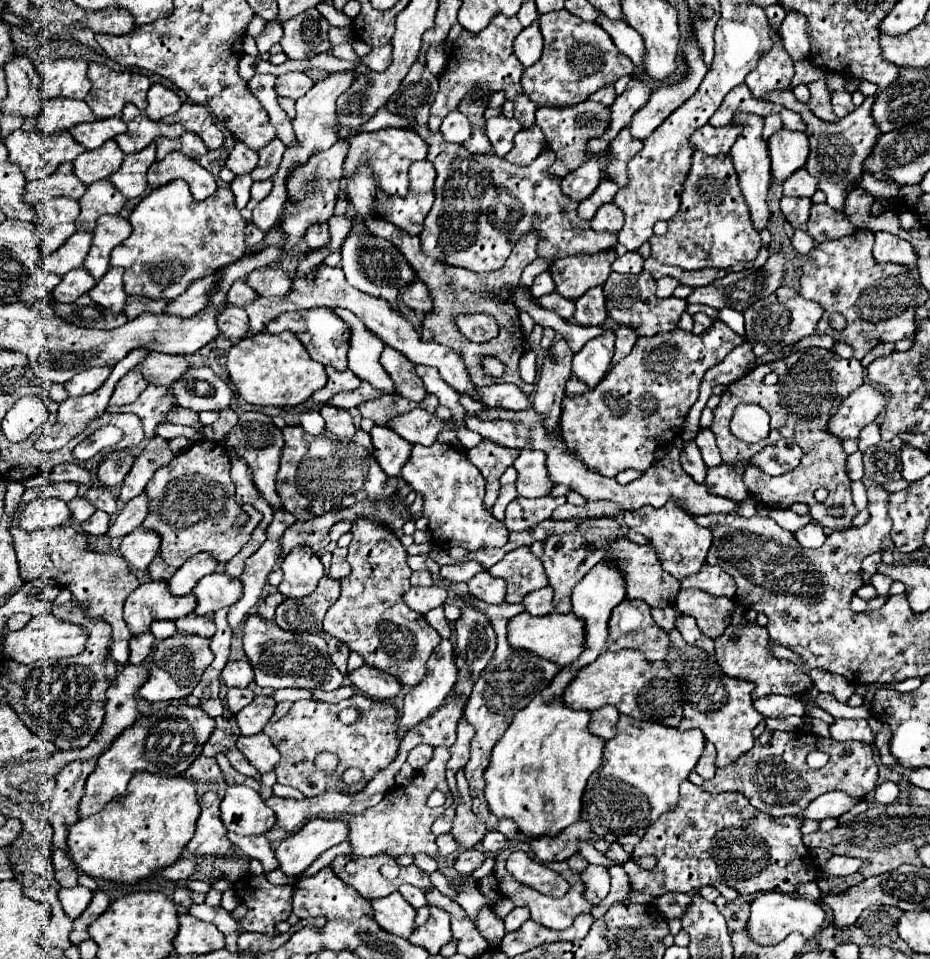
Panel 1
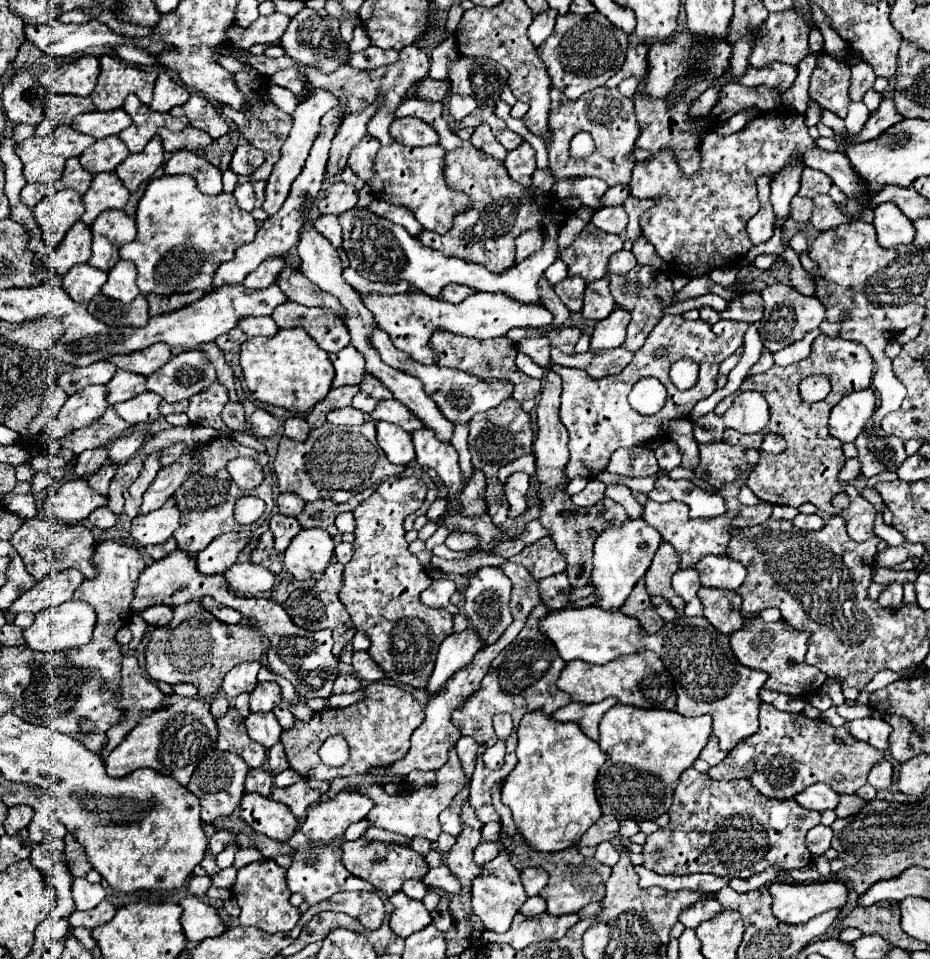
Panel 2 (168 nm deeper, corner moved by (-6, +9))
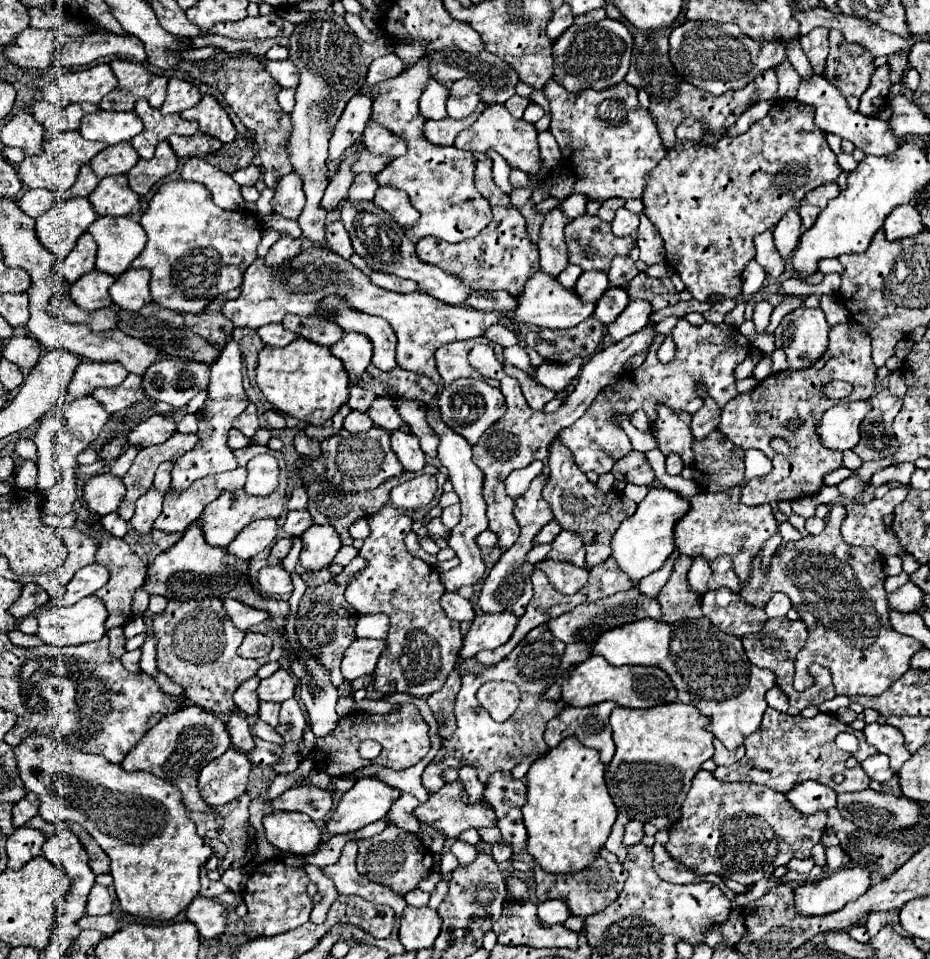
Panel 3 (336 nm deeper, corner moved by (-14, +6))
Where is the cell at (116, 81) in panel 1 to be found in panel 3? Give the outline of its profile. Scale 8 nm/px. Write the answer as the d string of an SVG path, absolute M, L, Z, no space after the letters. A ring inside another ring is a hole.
M116 59L110 63L110 67L118 79L118 85L100 101L100 109L132 111L136 99L140 97L148 99L148 103L156 109L164 103L168 77L154 75L136 61L128 59Z

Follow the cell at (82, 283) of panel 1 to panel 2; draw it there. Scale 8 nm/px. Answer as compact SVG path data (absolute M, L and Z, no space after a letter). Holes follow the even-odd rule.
M78 264L64 276L62 288L74 302L88 304L96 294L100 294L100 288L106 278L108 274L104 270L96 270L88 264Z

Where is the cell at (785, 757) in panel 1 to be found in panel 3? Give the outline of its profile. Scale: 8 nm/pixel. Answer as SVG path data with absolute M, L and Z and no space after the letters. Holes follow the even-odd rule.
M768 707L760 729L744 741L746 755L740 761L736 761L734 765L718 767L714 771L714 777L720 781L750 781L750 783L766 785L780 793L788 793L792 787L796 787L798 783L804 783L808 779L824 783L824 785L832 787L836 793L864 791L870 785L868 773L864 773L862 767L848 769L846 759L856 757L858 763L862 763L864 759L872 757L876 753L876 749L866 743L862 731L854 731L854 735L860 741L858 751L856 753L840 751L834 745L834 739L842 731L848 731L848 725L838 721L832 713L818 713L812 719L804 719L802 715L788 715L788 713ZM838 773L844 775L844 781L840 785L834 783L834 775L838 775Z

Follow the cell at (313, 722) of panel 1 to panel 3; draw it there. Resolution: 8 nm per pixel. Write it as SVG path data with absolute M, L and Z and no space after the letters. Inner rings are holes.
M402 703L398 709L394 709L386 715L368 715L362 711L354 711L346 717L340 717L336 723L336 729L332 733L316 739L312 759L314 759L316 769L330 777L352 775L354 771L358 771L370 763L380 763L380 765L400 771L400 769L408 769L408 767L416 765L422 757L426 757L426 753L430 751L428 731L430 731L430 727L414 703ZM364 739L372 739L382 745L382 753L374 761L362 761L362 757L360 757L358 749Z

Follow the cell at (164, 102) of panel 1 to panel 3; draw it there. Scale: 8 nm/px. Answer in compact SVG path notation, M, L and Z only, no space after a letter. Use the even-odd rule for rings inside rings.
M172 77L168 81L168 95L166 95L166 101L160 107L160 111L164 115L168 115L168 113L182 113L184 109L194 107L200 101L200 97L202 97L200 91L190 81Z

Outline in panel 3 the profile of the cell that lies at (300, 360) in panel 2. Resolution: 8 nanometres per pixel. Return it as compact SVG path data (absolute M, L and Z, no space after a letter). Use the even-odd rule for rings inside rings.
M304 337L294 339L288 347L266 345L258 353L256 383L274 409L310 425L322 425L328 421L340 409L340 405L348 401L350 393L348 373L344 371L340 359L336 359L330 349Z

